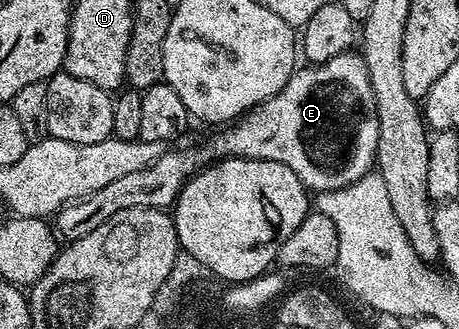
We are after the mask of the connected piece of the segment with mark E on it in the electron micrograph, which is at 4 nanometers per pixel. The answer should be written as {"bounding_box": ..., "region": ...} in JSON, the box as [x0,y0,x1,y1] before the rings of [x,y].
{"bounding_box":[53,51,379,242],"region":[[[354,51],[342,52],[337,58],[329,58],[324,64],[296,67],[291,73],[289,82],[285,82],[282,90],[265,102],[256,104],[249,112],[244,112],[230,126],[224,127],[212,140],[199,144],[196,148],[187,148],[184,152],[164,151],[162,158],[145,170],[133,170],[133,174],[125,174],[125,178],[117,178],[109,182],[97,194],[89,194],[85,198],[75,200],[60,208],[54,217],[53,224],[58,235],[70,242],[97,230],[101,222],[113,218],[117,210],[126,208],[161,208],[170,209],[174,205],[179,191],[196,172],[208,167],[212,162],[238,158],[240,160],[268,160],[281,162],[301,178],[301,182],[312,193],[332,192],[359,179],[376,167],[379,155],[379,111],[375,105],[375,95],[371,85],[371,72],[367,68],[366,59]]]}

